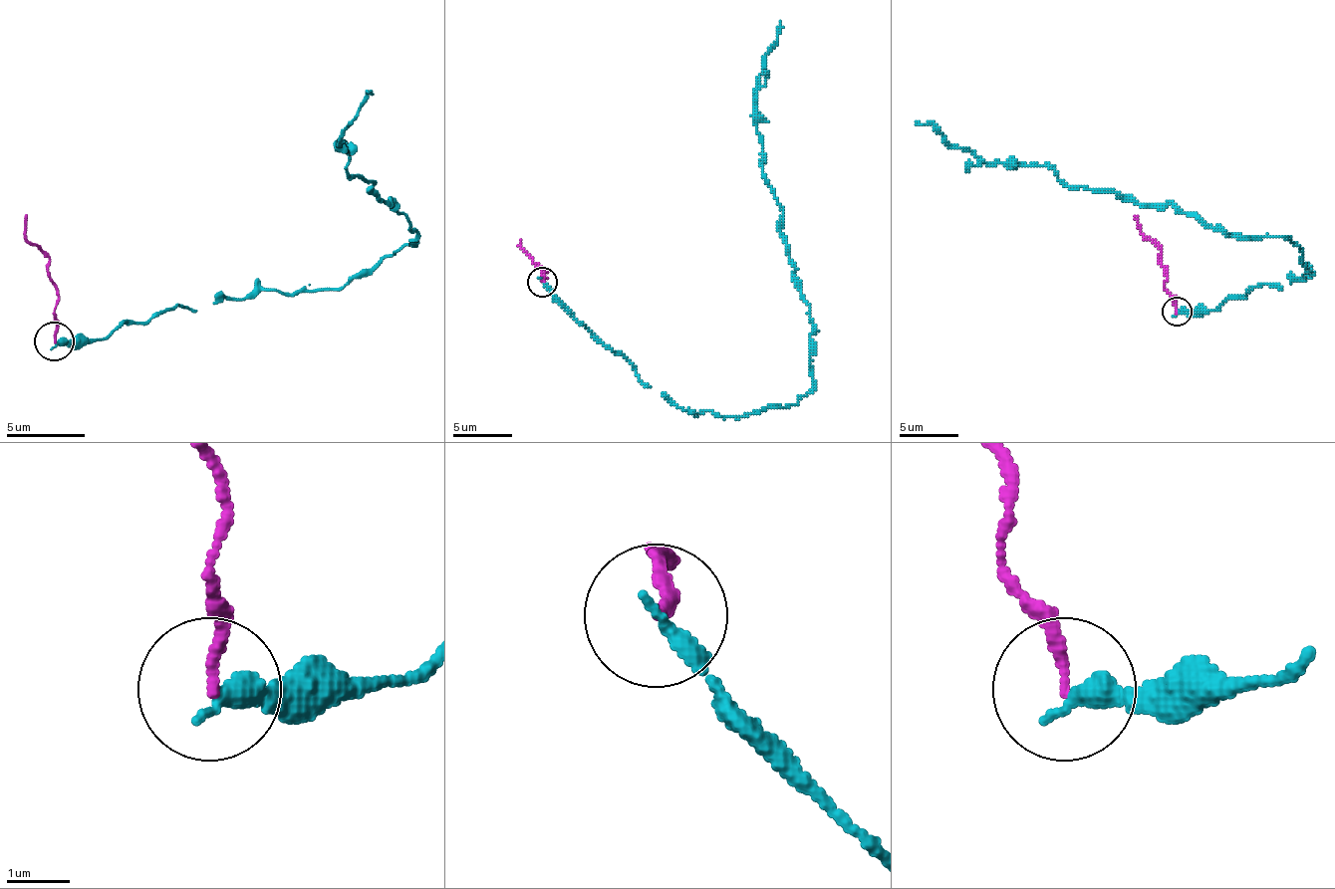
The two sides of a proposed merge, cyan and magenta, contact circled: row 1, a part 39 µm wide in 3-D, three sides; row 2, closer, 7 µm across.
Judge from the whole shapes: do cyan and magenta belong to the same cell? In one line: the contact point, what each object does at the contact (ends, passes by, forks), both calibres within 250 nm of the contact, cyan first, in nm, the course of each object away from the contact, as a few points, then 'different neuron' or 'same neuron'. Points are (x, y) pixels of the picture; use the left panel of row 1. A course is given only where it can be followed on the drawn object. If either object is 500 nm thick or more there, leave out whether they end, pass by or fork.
at (54, 341); cyan ends there; magenta ends there; 360 nm thick on the cyan side, 150 nm on the other; cyan runs (57, 344), (92, 344), (174, 305), (344, 289), (414, 242), (391, 199), (352, 175), (340, 144), (371, 89); magenta runs (53, 340), (57, 286), (49, 278), (49, 262), (25, 238), (25, 215); different neuron

